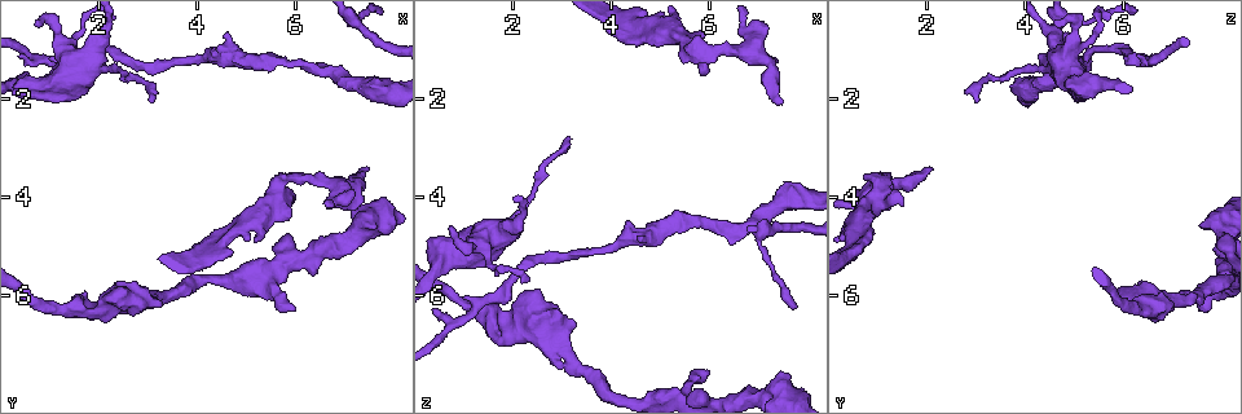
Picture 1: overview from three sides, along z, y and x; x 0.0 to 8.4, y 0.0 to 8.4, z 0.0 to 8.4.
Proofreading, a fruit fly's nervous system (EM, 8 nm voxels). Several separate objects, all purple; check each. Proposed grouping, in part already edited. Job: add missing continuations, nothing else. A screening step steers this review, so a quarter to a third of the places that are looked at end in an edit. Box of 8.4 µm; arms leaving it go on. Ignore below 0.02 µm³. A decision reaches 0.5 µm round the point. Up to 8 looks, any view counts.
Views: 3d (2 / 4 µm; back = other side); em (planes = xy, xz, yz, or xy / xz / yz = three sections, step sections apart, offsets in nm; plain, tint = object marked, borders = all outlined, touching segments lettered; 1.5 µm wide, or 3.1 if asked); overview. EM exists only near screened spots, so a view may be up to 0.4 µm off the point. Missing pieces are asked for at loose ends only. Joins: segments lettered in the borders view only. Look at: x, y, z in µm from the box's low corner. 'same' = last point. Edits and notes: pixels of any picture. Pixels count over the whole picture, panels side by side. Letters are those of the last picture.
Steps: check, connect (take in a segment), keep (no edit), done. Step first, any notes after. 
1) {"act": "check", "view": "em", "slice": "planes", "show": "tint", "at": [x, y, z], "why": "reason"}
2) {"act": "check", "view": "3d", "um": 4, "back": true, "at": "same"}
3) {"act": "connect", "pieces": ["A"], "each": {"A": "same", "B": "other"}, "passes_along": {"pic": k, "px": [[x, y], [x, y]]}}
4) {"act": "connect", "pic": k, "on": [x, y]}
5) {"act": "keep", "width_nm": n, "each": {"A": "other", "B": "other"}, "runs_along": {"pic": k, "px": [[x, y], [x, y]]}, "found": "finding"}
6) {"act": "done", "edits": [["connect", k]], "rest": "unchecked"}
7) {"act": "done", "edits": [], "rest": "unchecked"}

{"act": "check", "view": "3d", "um": 4, "at": [5.80, 3.95, 1.55], "why": "free end"}

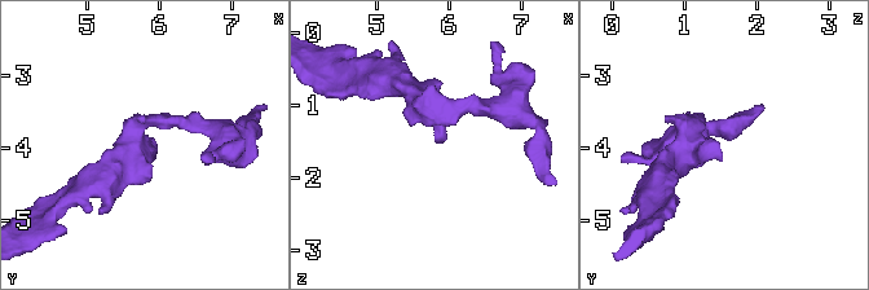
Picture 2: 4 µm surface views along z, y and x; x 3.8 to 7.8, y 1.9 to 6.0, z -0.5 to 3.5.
{"act": "check", "view": "em", "slice": "xz", "step": 4, "show": "borders", "at": [5.85, 4.00, 1.50], "why": "need the tissue"}

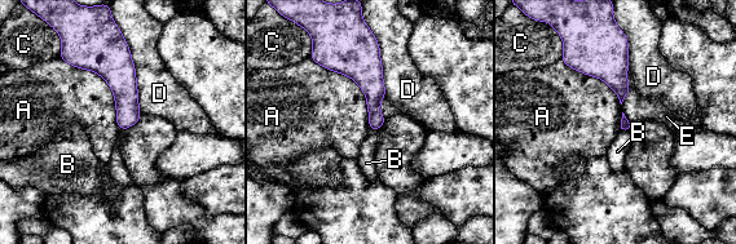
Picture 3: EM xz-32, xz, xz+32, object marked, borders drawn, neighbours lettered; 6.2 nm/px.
{"act": "check", "view": "em", "slice": "planes", "show": "borders", "at": "same"}

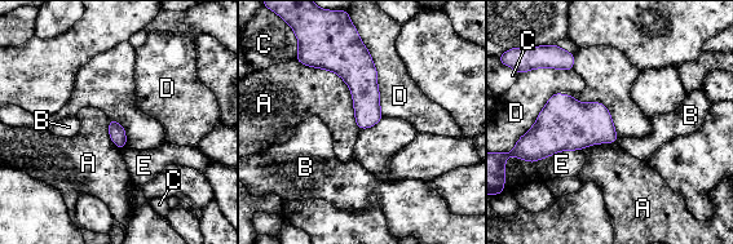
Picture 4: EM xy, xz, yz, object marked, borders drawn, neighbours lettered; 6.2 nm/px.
{"act": "keep", "each": {"A": "other", "B": "other", "C": "other", "D": "other", "E": "other"}, "border": {"pic": 4, "px": [[299, 61], [345, 83], [358, 129]]}, "found": "none of them fits"}

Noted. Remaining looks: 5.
{"act": "check", "view": "em", "slice": "planes", "show": "borders", "at": [5.95, 6.30, 7.55]}

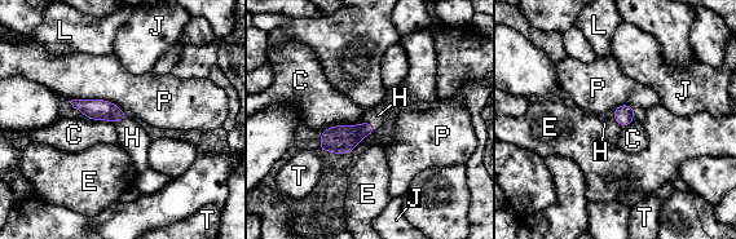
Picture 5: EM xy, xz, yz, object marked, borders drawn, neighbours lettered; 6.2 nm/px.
{"act": "connect", "pieces": ["H"], "each": {"C": "other", "E": "other", "H": "same", "J": "other", "L": "other", "P": "other", "T": "other"}, "passes_along": {"pic": 5, "px": [[342, 138], [370, 124], [378, 115]]}, "found": "it goes on there"}

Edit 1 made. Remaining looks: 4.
{"act": "check", "view": "3d", "um": 2, "at": [3.10, 2.10, 3.00], "why": "thin end"}

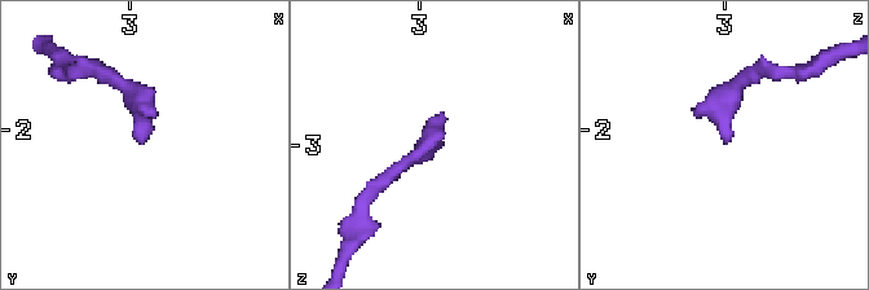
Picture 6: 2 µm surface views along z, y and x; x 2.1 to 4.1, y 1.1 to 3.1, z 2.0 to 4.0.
{"act": "check", "view": "em", "slice": "yz", "step": 8, "show": "tint", "at": [3.08, 2.10, 3.00]}

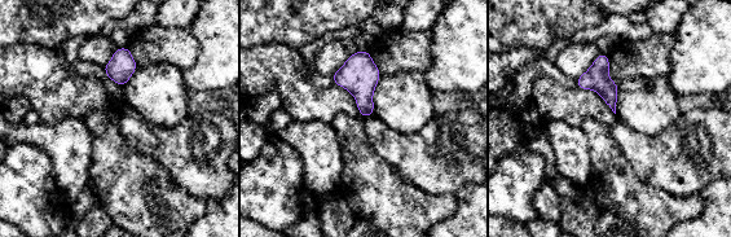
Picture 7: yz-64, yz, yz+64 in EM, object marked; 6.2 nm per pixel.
{"act": "check", "view": "em", "slice": "planes", "show": "borders", "at": "same", "why": "cut it another way"}

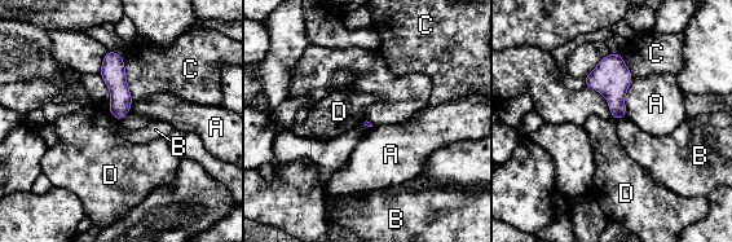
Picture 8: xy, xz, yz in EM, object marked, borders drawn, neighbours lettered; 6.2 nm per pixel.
{"act": "keep", "each": {"A": "other", "B": "other", "C": "other", "D": "other"}, "border": {"pic": 8, "px": [[625, 117], [617, 120]]}, "found": "no lettered segment goes on from it"}

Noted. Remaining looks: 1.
{"act": "done", "edits": [["connect", 5]], "rest": "unchecked"}

